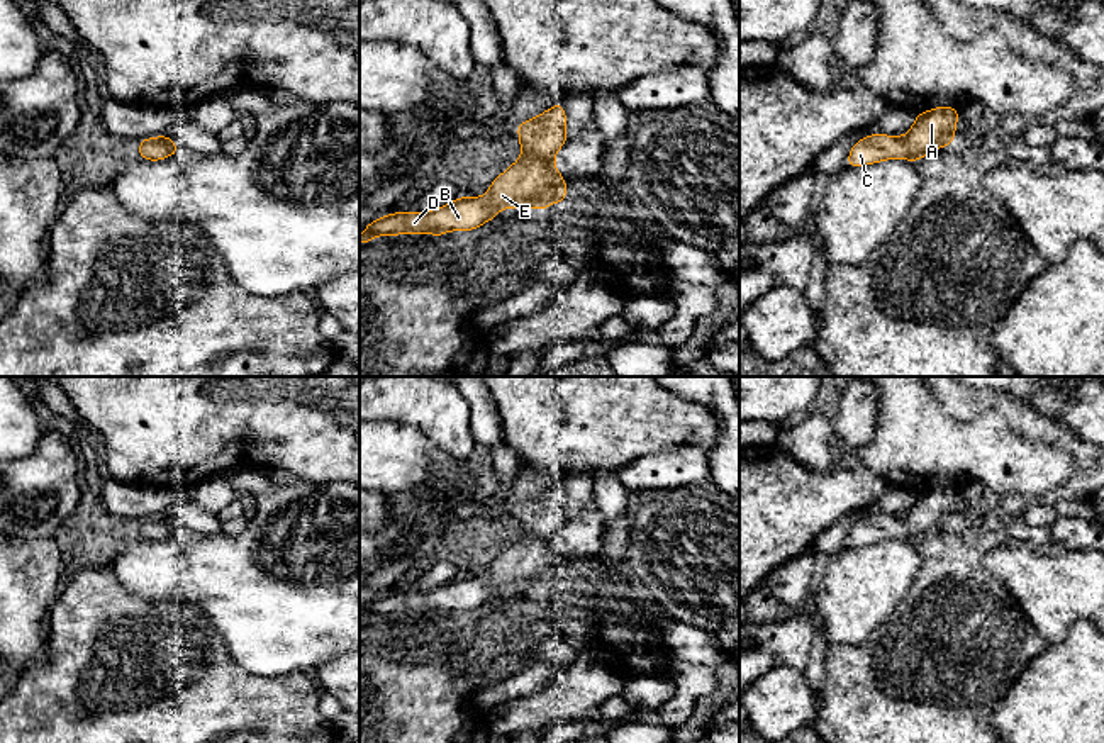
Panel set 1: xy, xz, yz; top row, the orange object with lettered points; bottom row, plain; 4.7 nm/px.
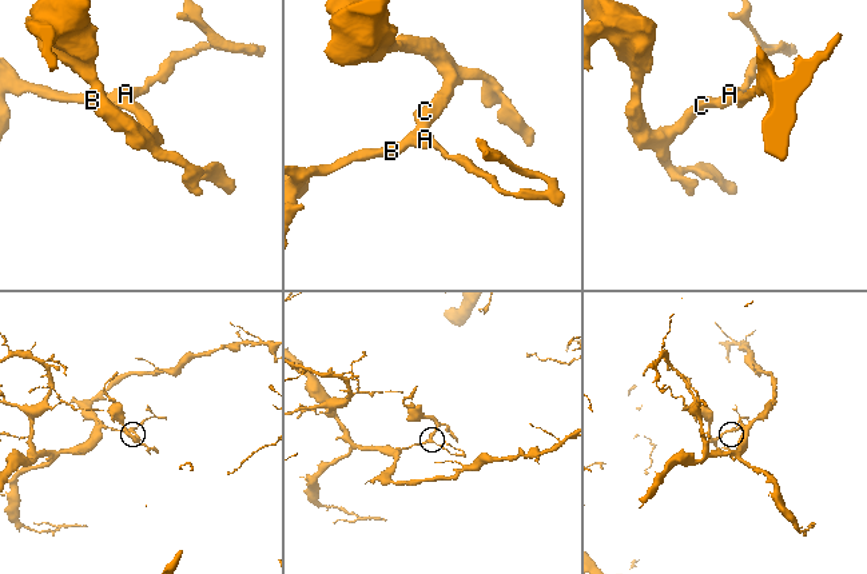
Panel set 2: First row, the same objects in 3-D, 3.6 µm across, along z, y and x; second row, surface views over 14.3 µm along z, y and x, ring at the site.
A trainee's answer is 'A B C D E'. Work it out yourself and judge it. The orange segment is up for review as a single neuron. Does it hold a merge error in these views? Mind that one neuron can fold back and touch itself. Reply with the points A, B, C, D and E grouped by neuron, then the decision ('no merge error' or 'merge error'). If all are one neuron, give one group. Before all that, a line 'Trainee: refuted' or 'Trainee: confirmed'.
Trainee: confirmed
A B C D E | no merge error

